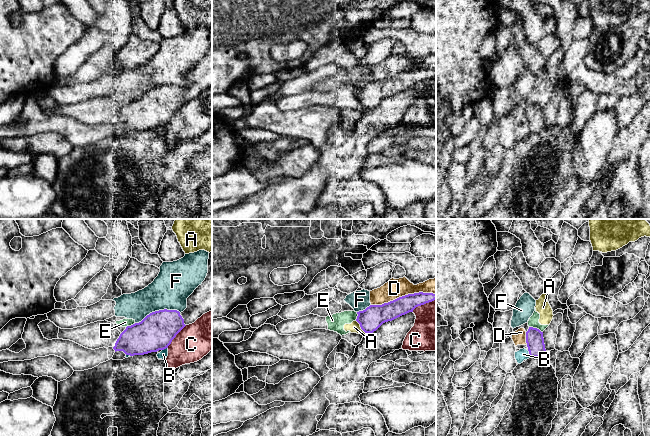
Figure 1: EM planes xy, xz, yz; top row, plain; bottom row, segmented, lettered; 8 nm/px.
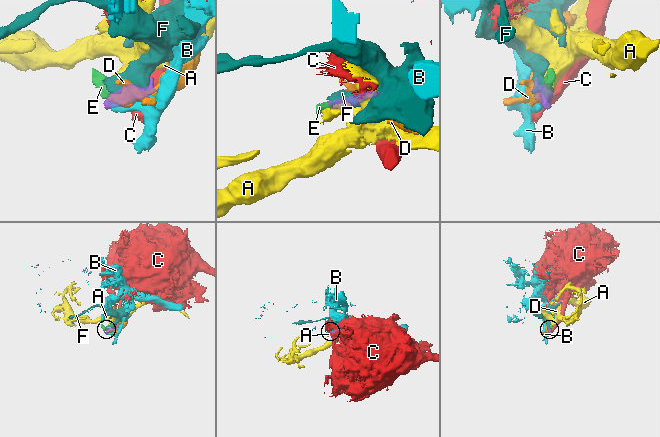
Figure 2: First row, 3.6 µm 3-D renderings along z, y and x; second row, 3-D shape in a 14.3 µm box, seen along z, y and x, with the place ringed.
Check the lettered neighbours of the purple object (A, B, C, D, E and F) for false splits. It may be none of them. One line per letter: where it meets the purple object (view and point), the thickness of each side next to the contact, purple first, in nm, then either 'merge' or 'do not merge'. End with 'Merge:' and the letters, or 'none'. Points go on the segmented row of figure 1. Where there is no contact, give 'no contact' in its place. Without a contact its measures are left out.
A: contact xz (360, 326); calibres 190 and 90 nm; do not merge
B: contact yz (529, 353); calibres 140 and 100 nm; do not merge
C: contact xy (175, 336); calibres 300 and 280 nm; do not merge
D: contact xz (403, 296); calibres 160 and 160 nm; do not merge
E: contact yz (536, 328); calibres 140 and 80 nm; do not merge
F: contact xy (157, 311); calibres 300 and 300 nm; do not merge
Merge: none

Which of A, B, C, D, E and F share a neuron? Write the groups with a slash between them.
A E / B / C / D / F

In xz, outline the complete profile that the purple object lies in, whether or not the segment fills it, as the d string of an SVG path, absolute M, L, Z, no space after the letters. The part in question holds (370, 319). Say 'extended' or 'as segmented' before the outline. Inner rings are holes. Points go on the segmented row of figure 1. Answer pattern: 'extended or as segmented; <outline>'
as segmented; M433 293L408 294L382 305L370 305L365 310L357 312L356 321L366 334L373 333L383 323L413 312L416 307L432 302L435 299L436 294Z

